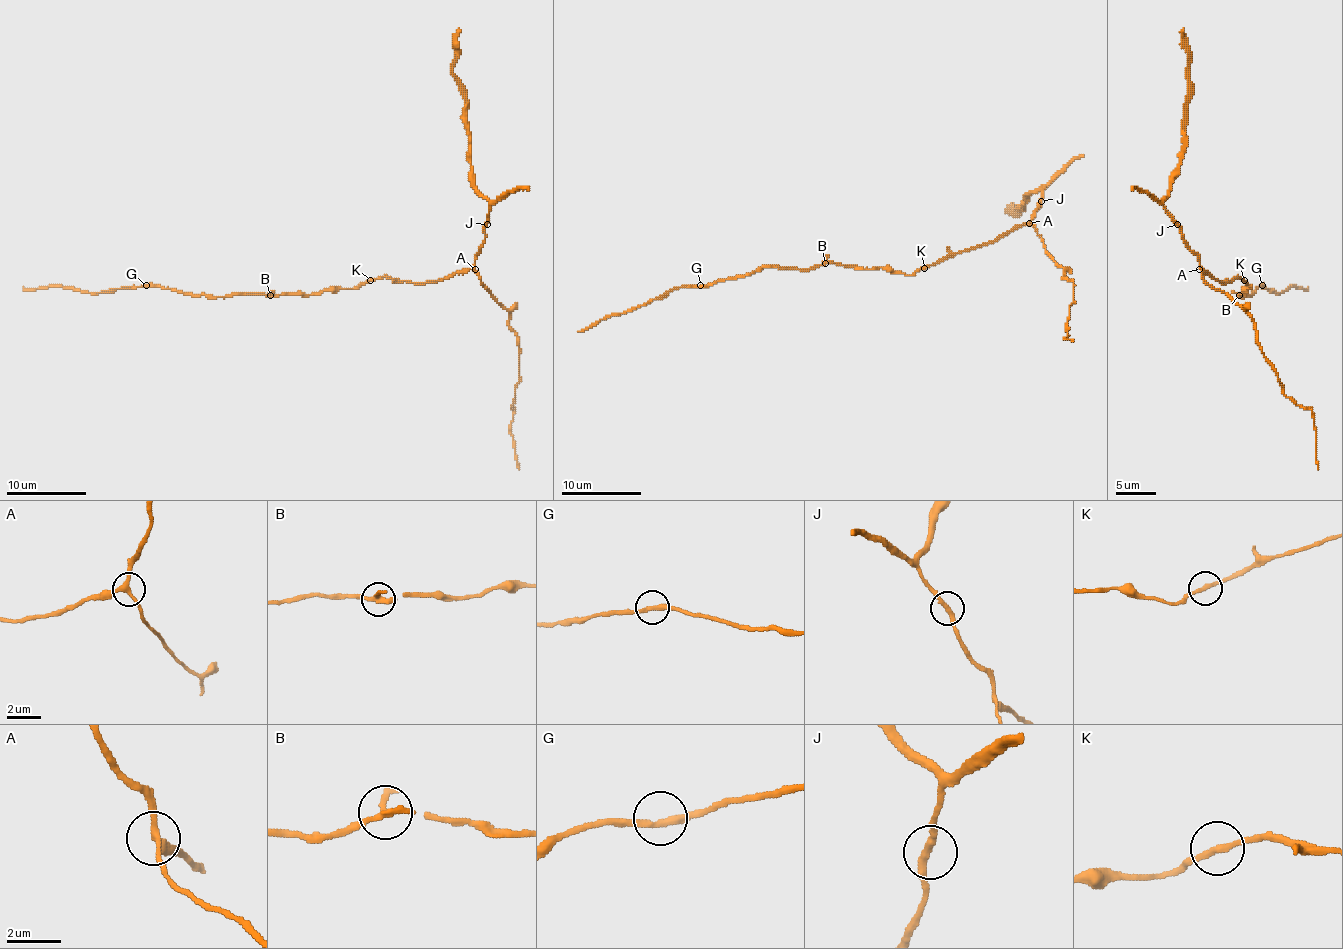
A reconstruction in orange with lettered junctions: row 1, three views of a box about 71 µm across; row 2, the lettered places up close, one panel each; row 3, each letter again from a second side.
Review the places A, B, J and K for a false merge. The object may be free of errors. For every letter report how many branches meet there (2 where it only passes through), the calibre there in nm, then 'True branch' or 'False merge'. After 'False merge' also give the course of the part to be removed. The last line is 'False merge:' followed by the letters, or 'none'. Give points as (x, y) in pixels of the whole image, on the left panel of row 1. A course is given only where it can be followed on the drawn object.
A: Branches: 3. Thickness 240 nm. True branch
B: Branches: 2. Thickness 280 nm. True branch
J: Branches: 2. Thickness 280 nm. True branch
K: Branches: 2. Thickness 240 nm. True branch
False merge: none

